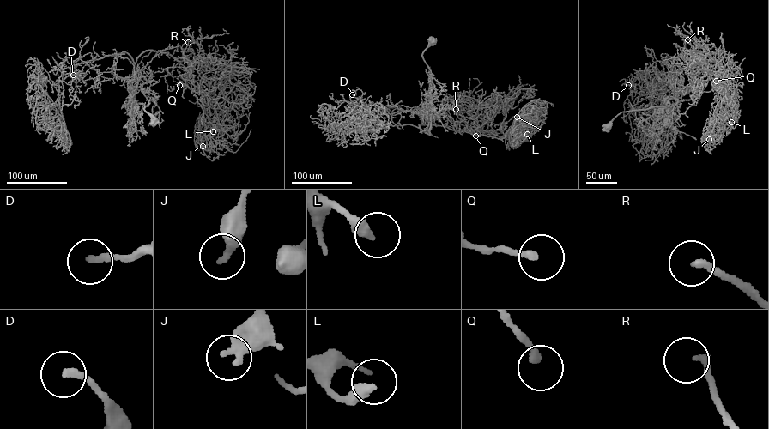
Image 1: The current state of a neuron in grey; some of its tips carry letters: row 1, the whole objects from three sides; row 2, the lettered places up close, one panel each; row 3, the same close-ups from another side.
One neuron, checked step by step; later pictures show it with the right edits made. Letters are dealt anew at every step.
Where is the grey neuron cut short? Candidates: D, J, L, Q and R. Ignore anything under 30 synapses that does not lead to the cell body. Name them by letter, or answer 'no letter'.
no letter

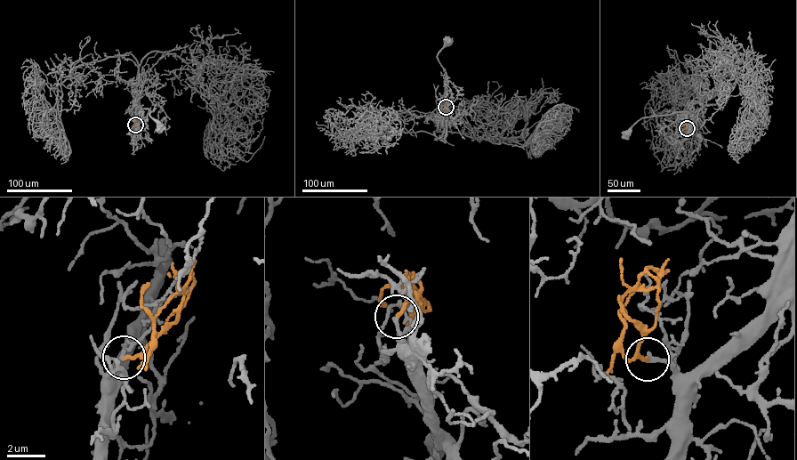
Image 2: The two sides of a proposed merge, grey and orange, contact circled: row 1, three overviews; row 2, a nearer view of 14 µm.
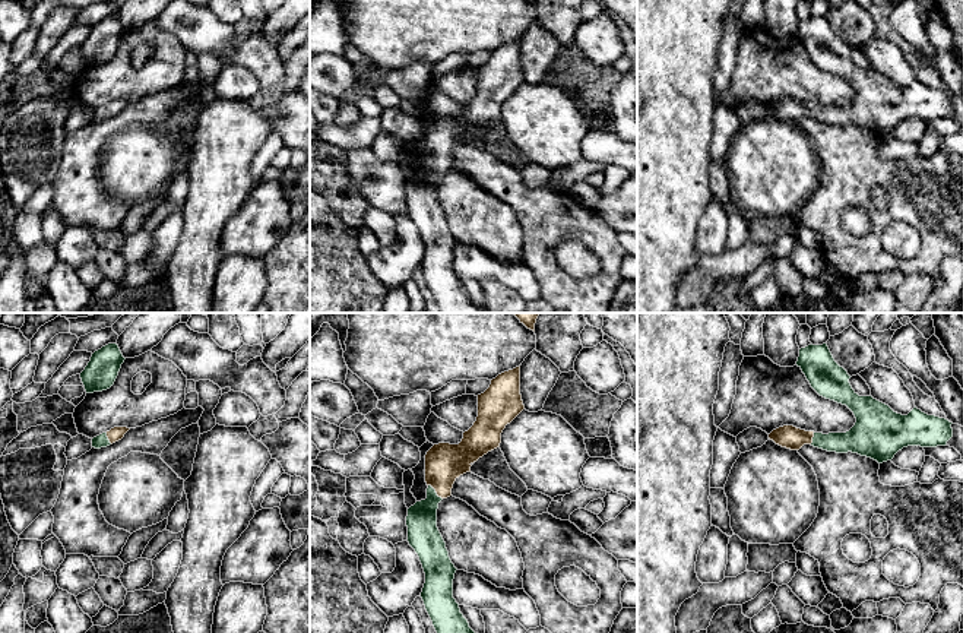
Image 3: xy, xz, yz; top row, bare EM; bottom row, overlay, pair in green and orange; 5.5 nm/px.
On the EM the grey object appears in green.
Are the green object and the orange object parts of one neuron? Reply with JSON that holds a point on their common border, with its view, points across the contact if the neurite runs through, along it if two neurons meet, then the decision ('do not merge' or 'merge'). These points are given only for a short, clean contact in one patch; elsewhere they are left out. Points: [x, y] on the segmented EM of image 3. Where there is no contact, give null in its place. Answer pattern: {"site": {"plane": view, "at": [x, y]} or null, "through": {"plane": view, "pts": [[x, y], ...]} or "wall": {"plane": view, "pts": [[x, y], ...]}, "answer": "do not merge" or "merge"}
{"site": {"plane": "xz", "at": [434, 491]}, "through": {"plane": "xz", "pts": [[423, 534], [423, 513], [434, 491], [440, 486], [444, 462]]}, "answer": "merge"}

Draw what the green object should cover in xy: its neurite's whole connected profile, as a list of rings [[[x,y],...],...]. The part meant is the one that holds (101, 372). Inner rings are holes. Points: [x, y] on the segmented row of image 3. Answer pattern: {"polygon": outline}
{"polygon": [[[108,344],[95,351],[91,361],[80,373],[86,393],[110,389],[114,384],[124,360],[117,344]]]}

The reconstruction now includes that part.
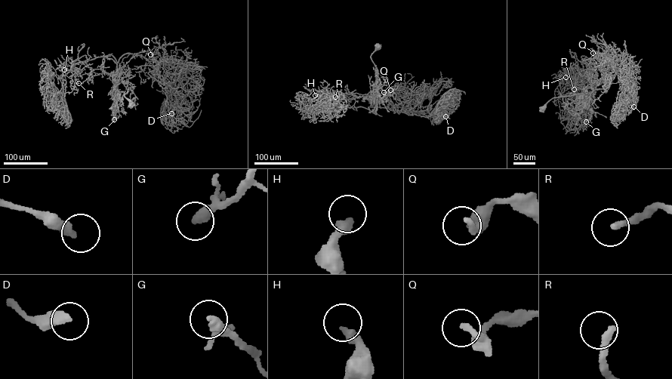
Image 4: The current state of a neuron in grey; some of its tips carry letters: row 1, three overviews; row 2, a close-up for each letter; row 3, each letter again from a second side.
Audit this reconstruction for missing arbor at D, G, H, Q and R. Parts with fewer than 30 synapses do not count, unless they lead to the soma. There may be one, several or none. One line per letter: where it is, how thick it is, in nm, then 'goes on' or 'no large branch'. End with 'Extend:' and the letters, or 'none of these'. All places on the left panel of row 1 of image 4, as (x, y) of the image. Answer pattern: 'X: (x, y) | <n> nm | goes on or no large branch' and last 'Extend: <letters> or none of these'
D: (171, 113) | 360 nm | no large branch
G: (114, 119) | 340 nm | no large branch
H: (64, 69) | 400 nm | no large branch
Q: (150, 54) | 220 nm | no large branch
R: (78, 83) | 300 nm | goes on
Extend: R

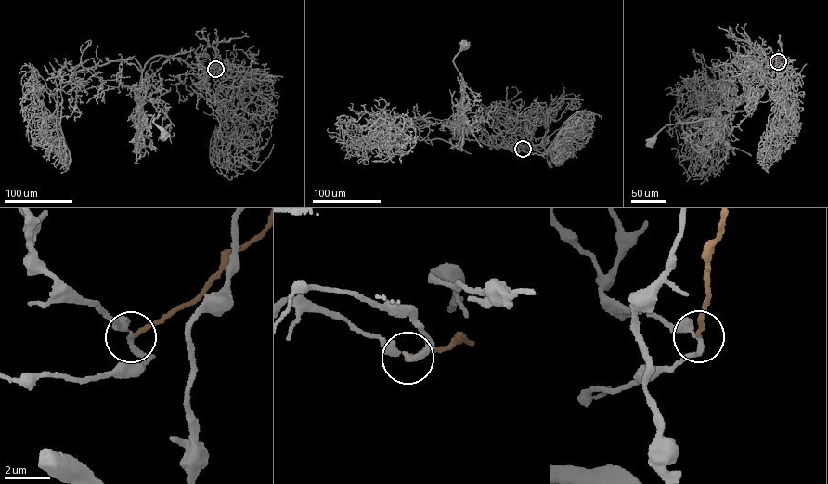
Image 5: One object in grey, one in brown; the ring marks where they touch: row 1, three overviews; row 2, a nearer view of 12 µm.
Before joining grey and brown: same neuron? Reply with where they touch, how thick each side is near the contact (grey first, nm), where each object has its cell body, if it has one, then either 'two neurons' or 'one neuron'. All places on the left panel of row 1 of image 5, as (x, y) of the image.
at (215, 69); 280 nm thick on the grey side, 190 nm on the other; cell body of grey at (164, 135); no cell body on brown; two neurons

